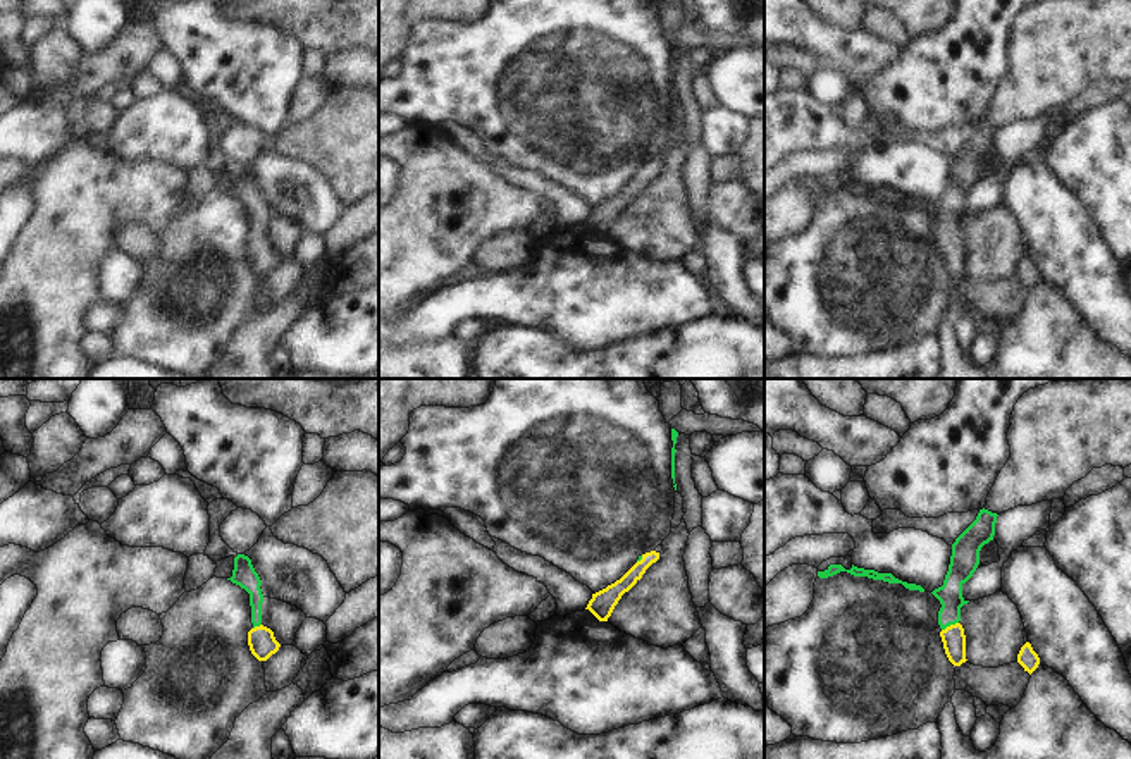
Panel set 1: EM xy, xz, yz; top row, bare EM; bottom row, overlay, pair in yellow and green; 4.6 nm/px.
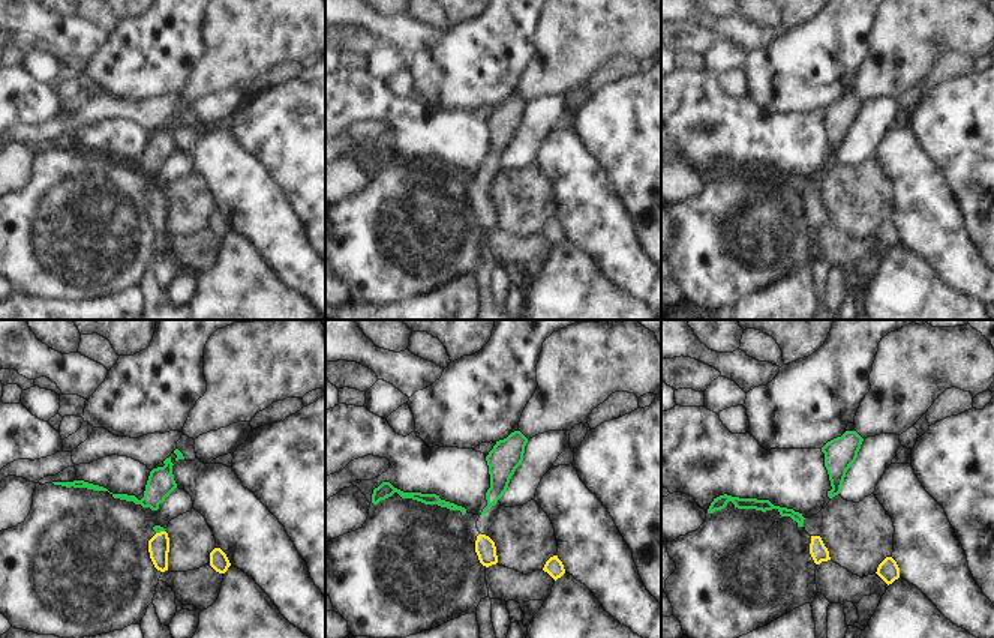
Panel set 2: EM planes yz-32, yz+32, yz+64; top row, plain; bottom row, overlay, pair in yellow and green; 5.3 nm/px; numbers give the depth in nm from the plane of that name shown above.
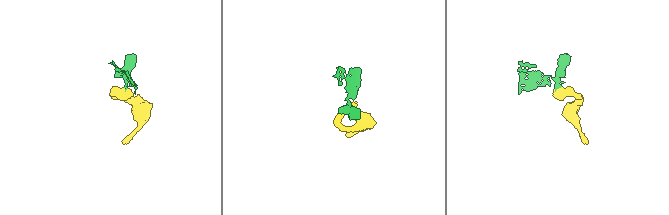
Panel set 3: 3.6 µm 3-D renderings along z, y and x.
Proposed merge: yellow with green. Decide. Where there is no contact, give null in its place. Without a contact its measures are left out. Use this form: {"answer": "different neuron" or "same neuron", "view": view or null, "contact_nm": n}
{"answer": "same neuron", "view": "yz", "contact_nm": 90}

